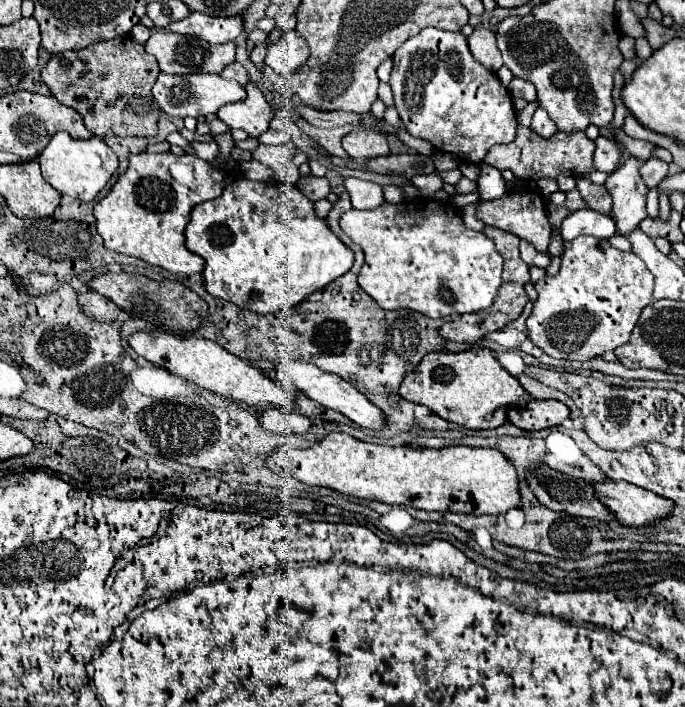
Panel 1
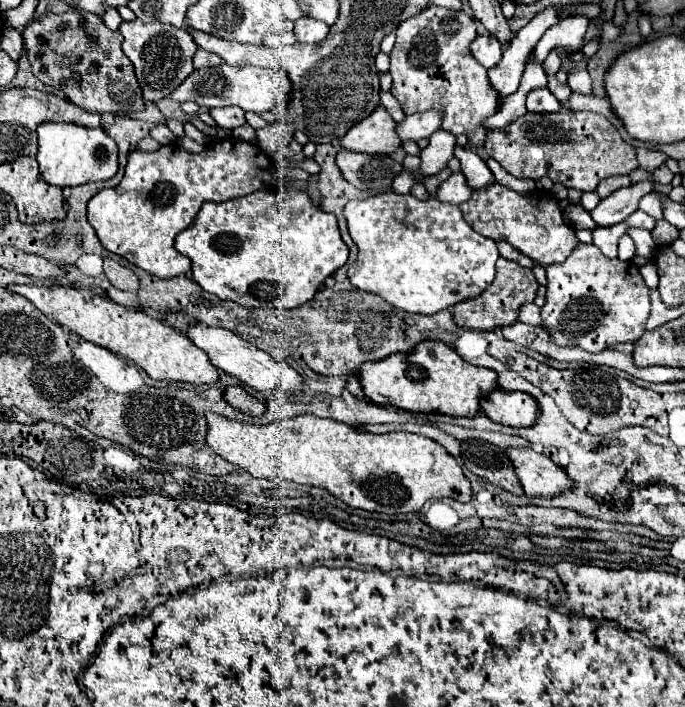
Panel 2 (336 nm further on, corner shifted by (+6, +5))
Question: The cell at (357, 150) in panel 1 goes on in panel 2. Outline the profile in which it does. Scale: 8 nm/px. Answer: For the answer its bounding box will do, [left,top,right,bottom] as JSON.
[341,106,401,154]

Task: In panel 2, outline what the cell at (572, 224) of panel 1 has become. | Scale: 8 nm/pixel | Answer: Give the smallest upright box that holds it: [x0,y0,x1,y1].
[591,182,655,226]

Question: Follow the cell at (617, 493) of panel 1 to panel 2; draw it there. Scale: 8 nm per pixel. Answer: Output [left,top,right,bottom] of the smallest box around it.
[505,448,573,496]

